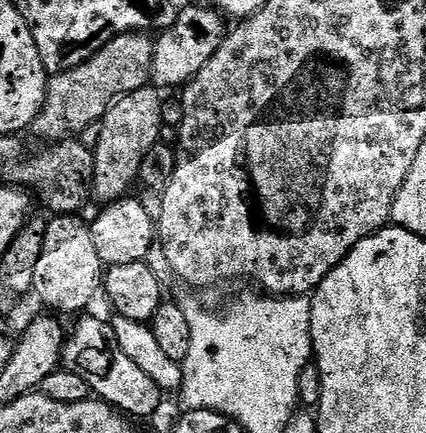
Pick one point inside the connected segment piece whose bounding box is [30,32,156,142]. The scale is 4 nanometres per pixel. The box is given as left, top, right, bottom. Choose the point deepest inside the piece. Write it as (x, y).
(75, 99)

